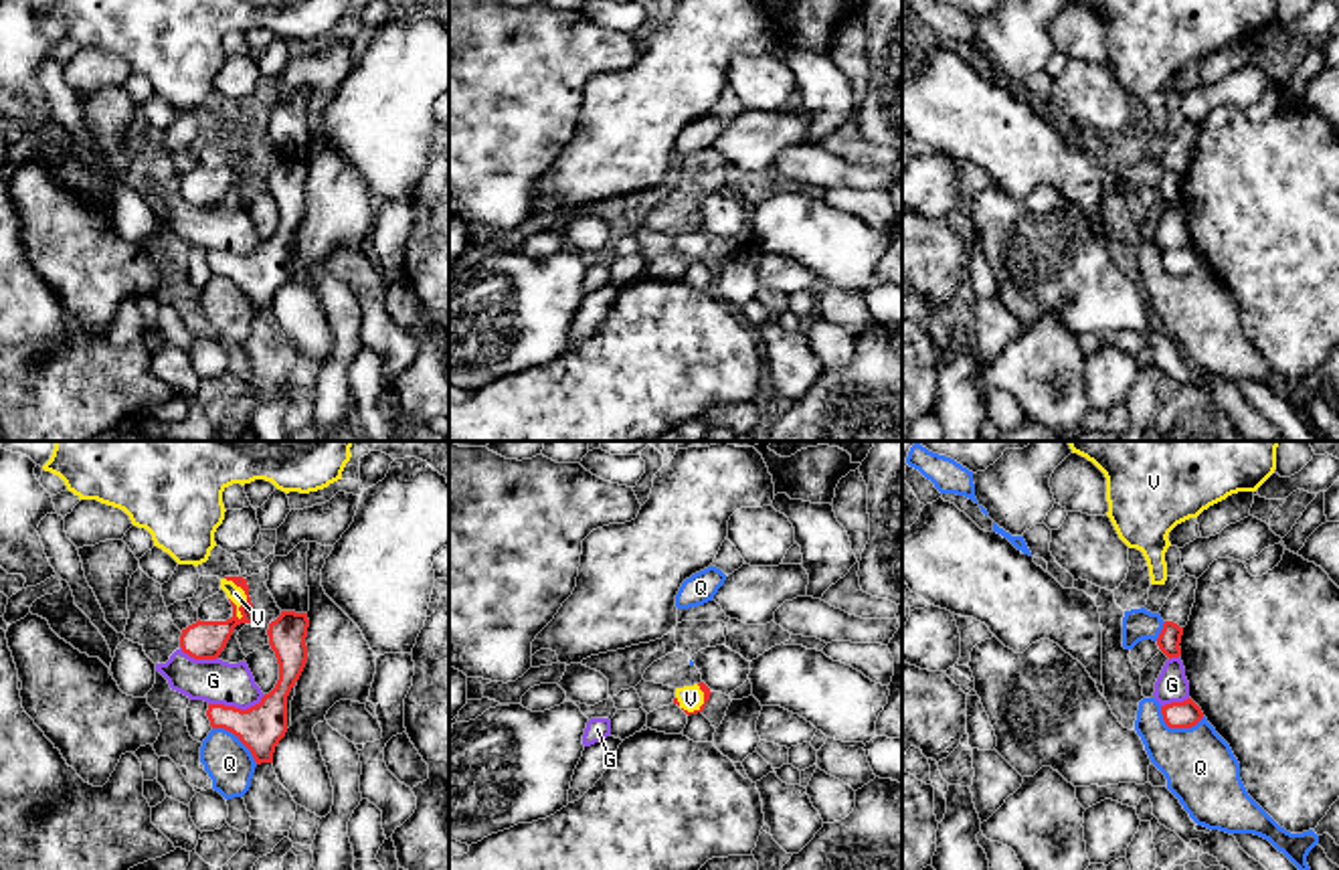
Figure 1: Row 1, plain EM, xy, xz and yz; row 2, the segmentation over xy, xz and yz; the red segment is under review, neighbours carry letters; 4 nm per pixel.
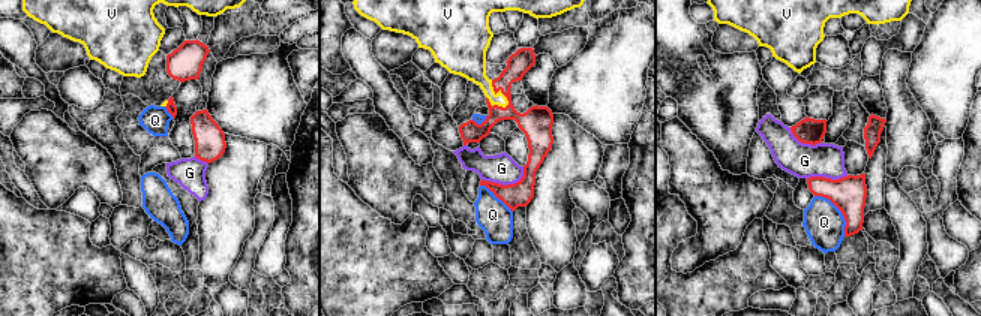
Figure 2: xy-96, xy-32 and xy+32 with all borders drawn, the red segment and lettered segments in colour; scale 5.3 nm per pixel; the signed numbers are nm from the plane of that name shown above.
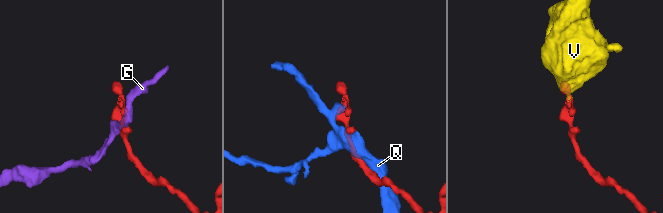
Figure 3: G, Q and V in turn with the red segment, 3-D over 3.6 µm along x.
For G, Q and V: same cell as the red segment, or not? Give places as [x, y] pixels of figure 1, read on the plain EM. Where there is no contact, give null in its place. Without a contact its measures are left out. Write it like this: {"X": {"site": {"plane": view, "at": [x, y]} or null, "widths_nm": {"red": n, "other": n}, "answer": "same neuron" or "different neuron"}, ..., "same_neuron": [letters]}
{"G": {"site": {"plane": "xy", "at": [237, 255]}, "widths_nm": {"red": 180, "other": 180}, "answer": "different neuron"}, "Q": {"site": {"plane": "yz", "at": [1178, 274]}, "widths_nm": {"red": 110, "other": 280}, "answer": "different neuron"}, "V": {"site": {"plane": "xy", "at": [247, 144]}, "widths_nm": {"red": 160, "other": 70}, "answer": "same neuron"}, "same_neuron": ["V"]}

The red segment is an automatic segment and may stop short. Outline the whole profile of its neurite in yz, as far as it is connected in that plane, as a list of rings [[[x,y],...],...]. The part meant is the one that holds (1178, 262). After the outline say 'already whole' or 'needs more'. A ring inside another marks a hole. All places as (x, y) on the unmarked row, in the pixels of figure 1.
[[[1191,245],[1161,253],[1161,261],[1169,275],[1191,275],[1203,265],[1201,255]]]; already whole

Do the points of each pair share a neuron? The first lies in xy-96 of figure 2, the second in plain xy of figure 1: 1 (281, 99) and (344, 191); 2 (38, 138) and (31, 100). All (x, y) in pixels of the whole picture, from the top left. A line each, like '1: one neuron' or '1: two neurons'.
1: two neurons
2: two neurons

